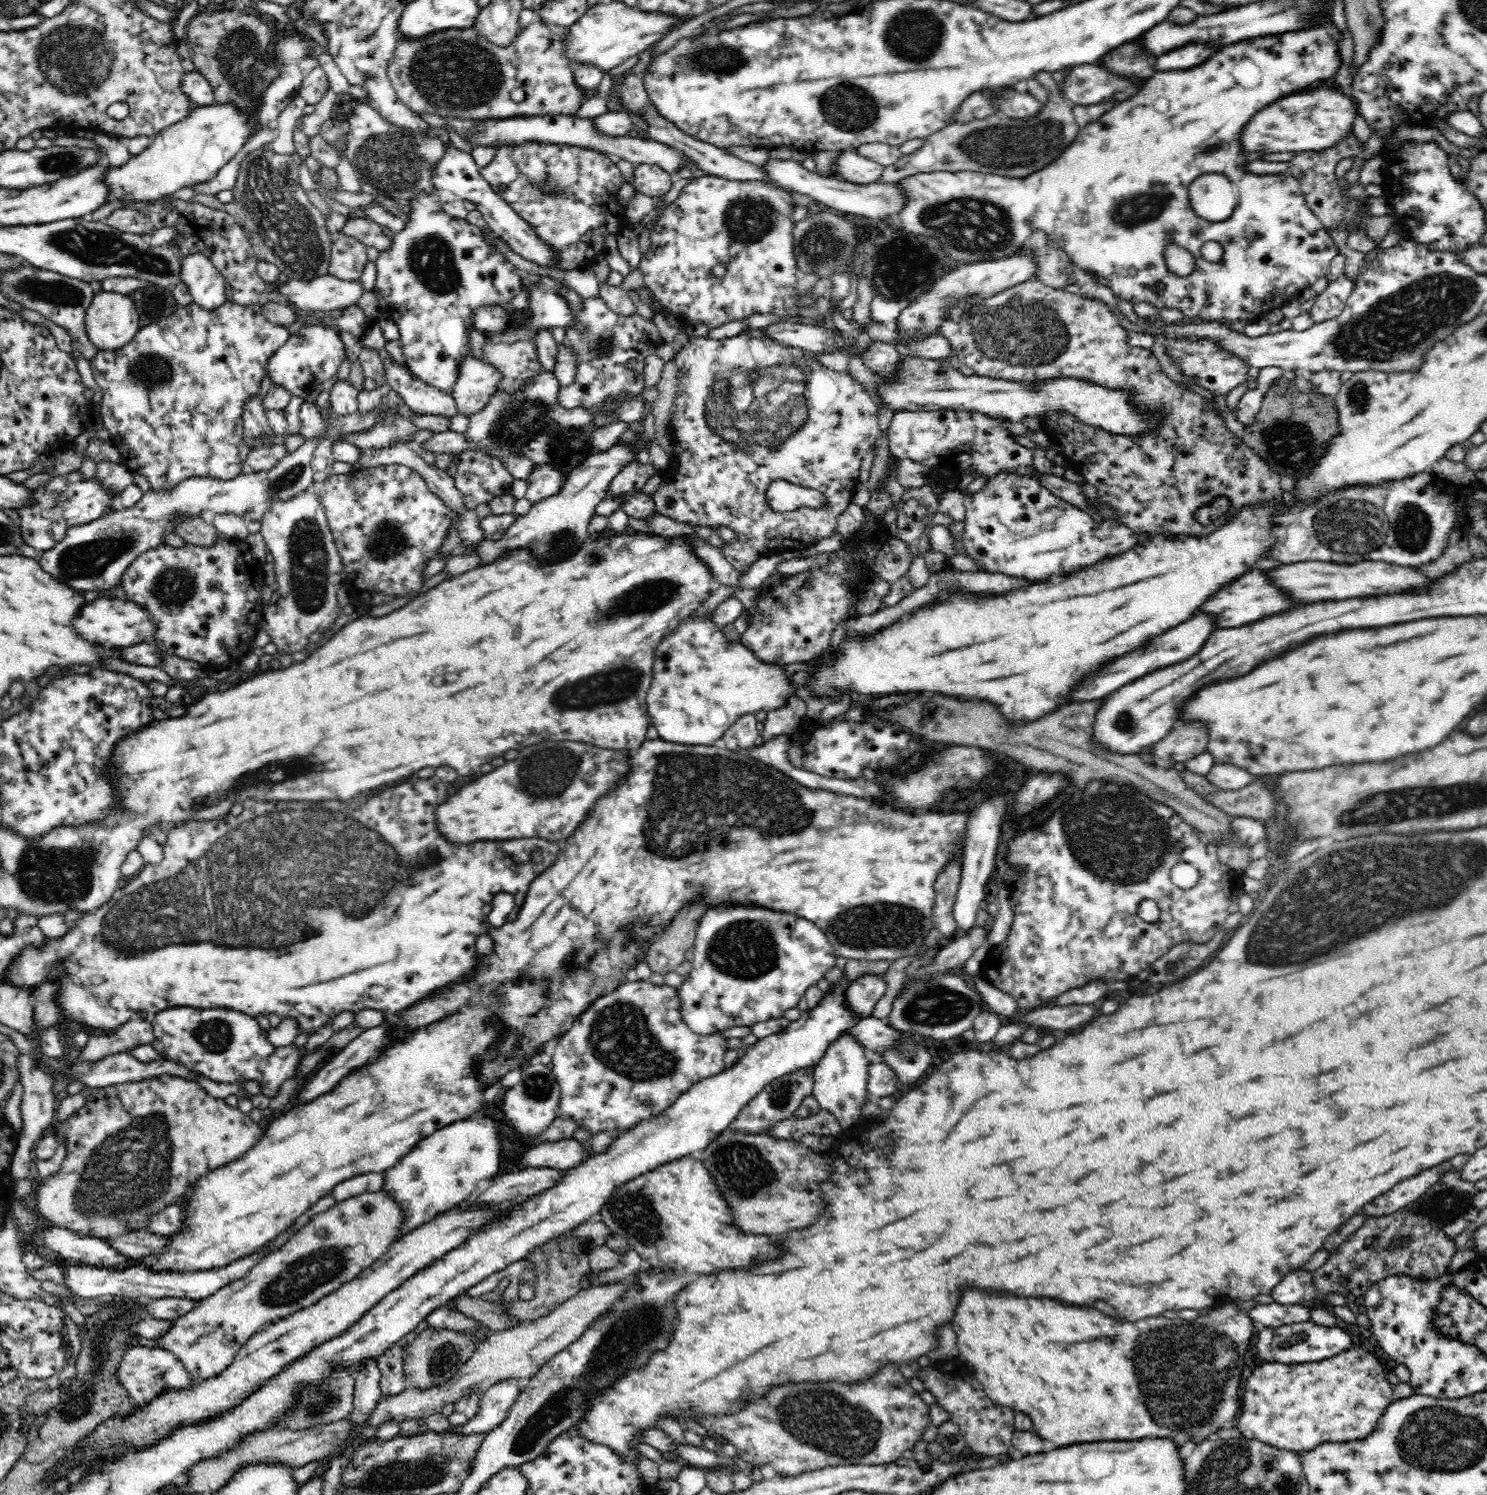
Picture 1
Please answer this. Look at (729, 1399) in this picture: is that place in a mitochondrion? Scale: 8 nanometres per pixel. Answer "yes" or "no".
no

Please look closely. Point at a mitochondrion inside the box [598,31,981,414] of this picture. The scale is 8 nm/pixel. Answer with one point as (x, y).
(849, 107)

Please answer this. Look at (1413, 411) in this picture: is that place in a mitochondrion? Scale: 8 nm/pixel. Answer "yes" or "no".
no

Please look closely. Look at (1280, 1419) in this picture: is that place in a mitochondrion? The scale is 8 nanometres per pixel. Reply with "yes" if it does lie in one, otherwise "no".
no

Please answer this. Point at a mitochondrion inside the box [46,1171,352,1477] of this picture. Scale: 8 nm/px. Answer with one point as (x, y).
(77, 1402)

